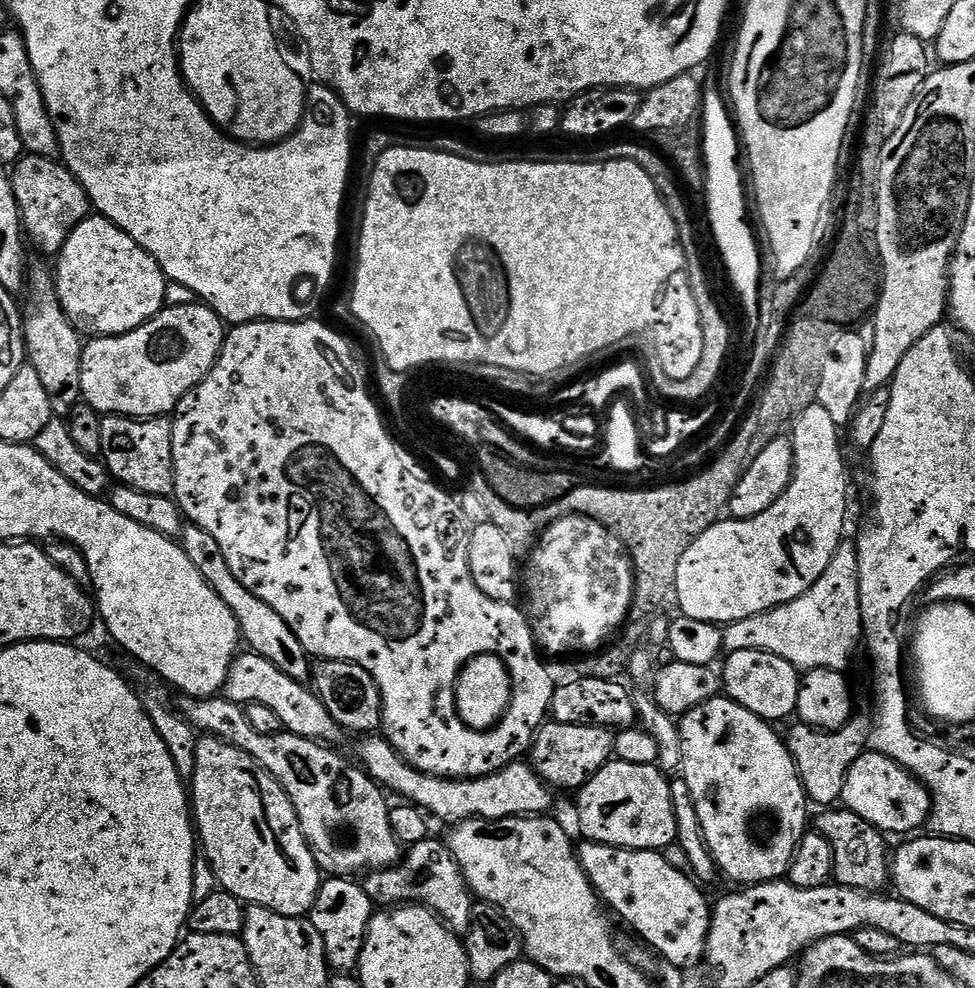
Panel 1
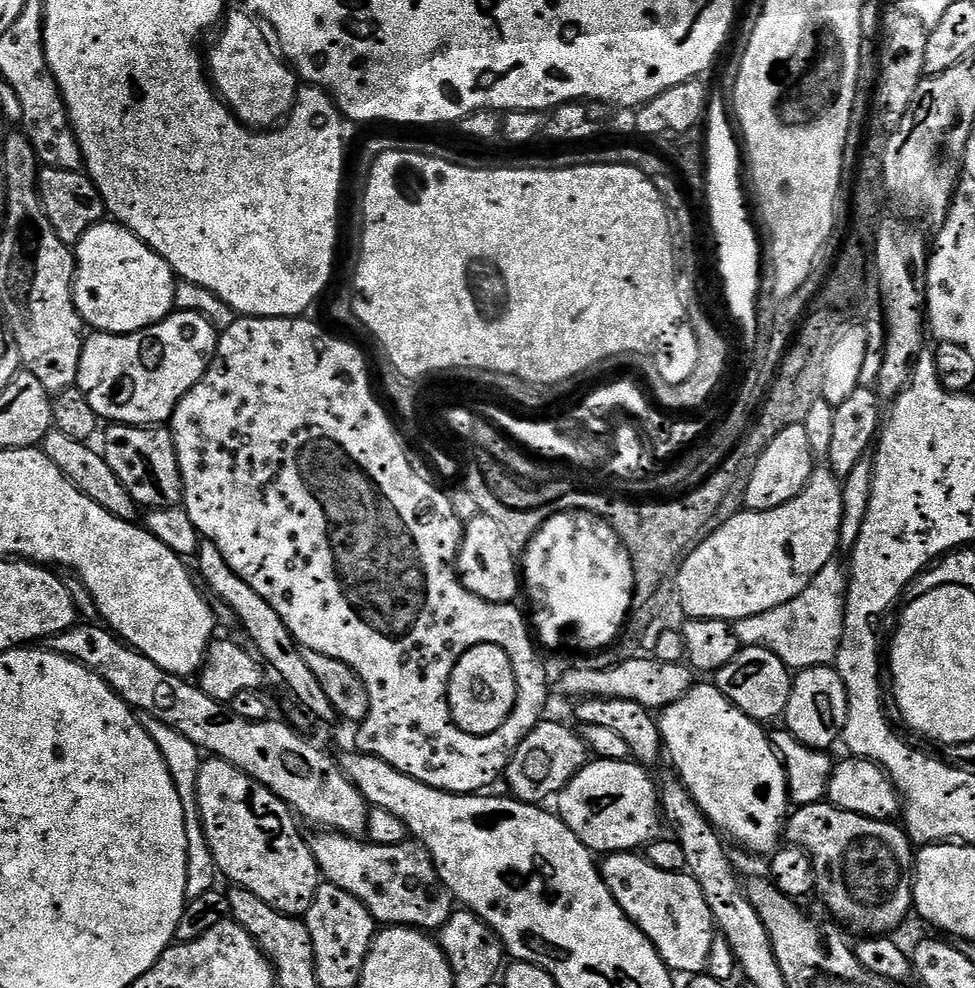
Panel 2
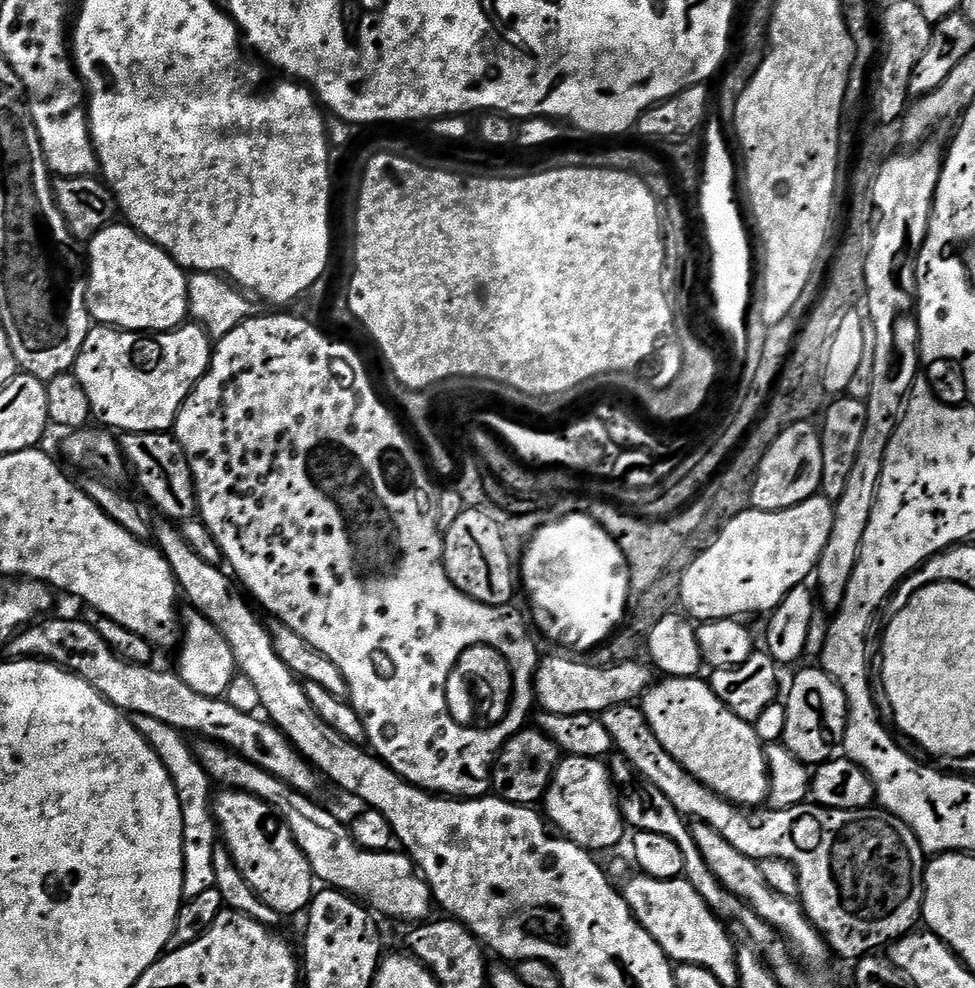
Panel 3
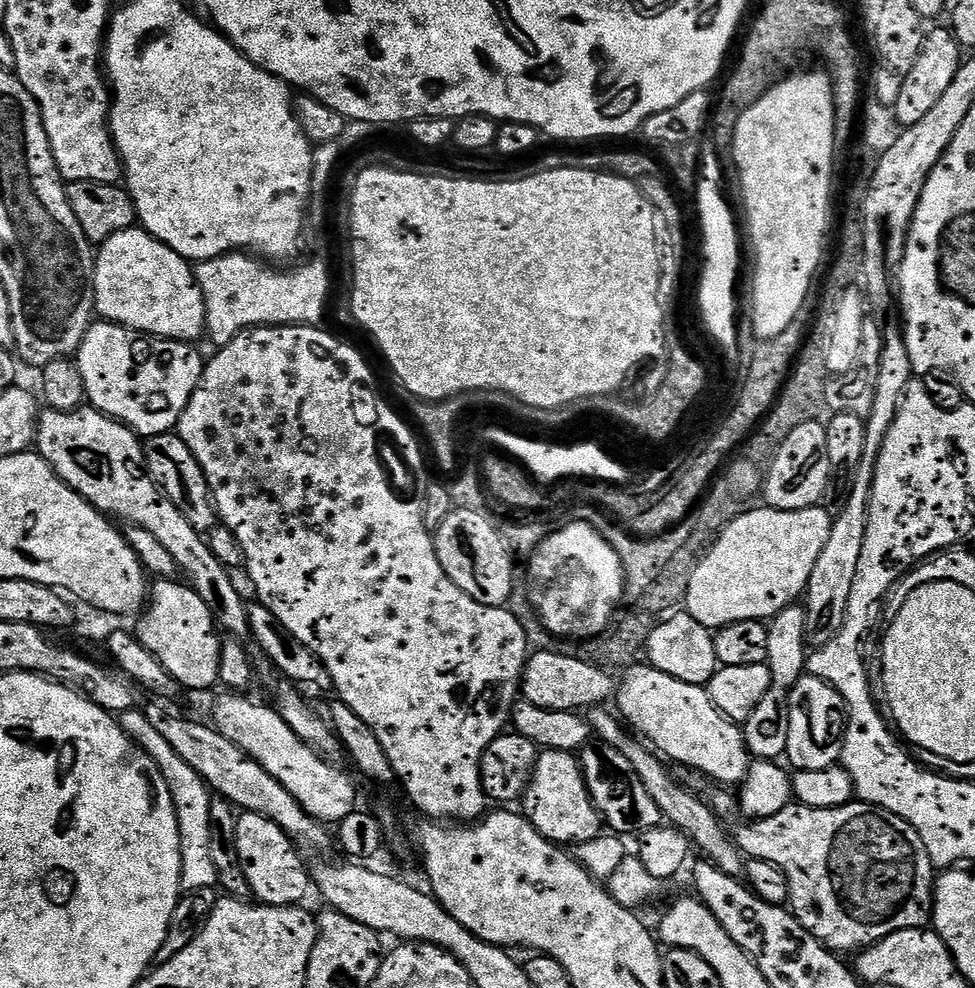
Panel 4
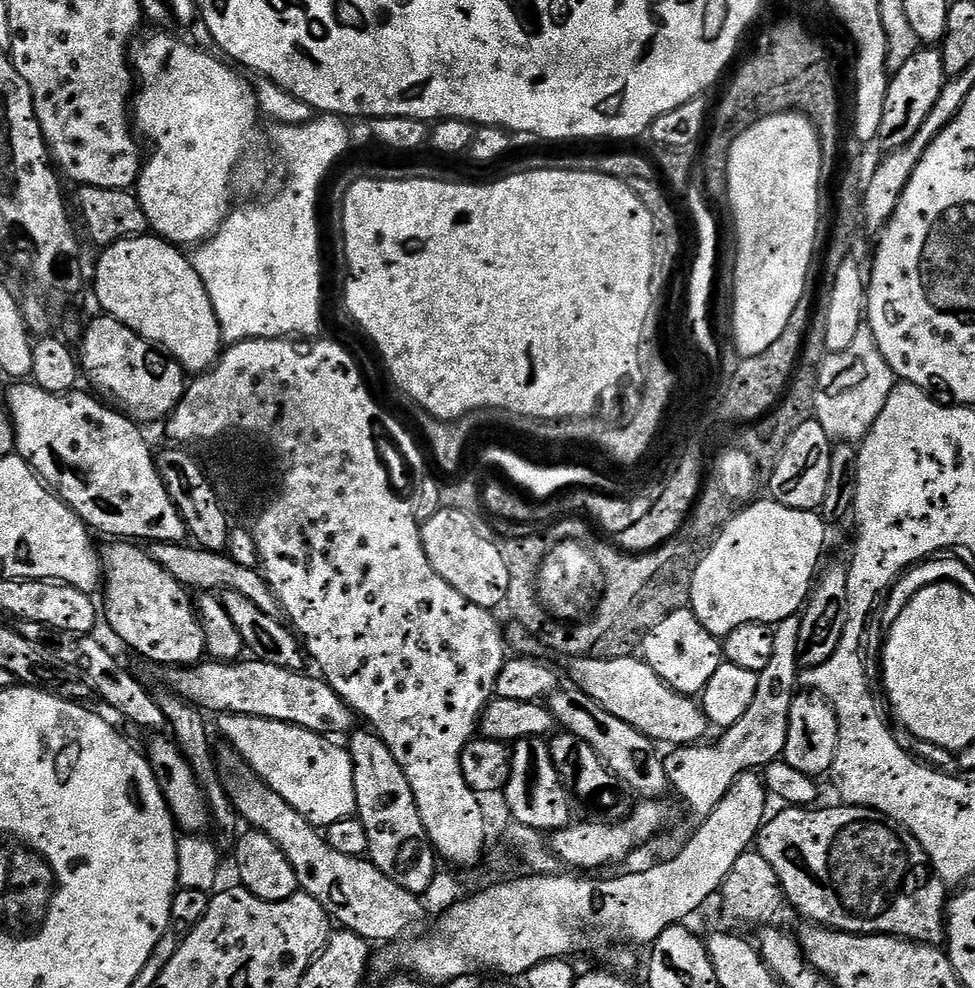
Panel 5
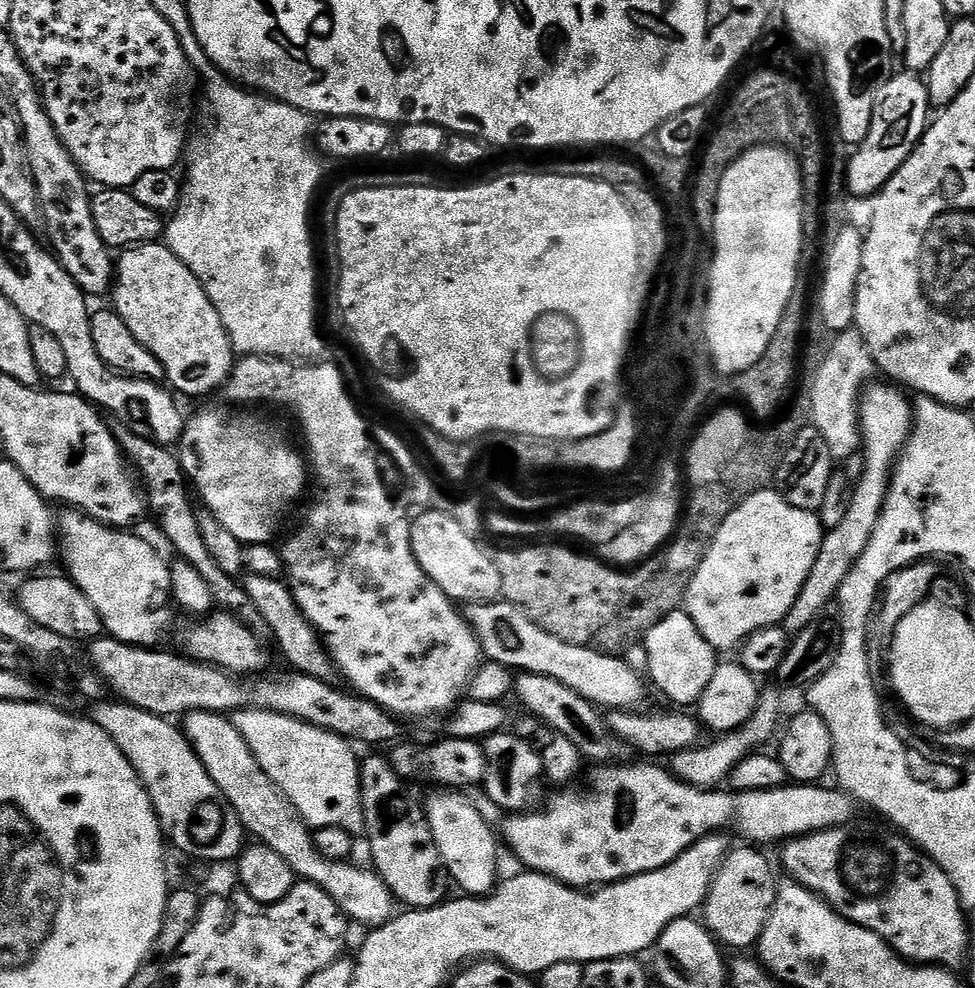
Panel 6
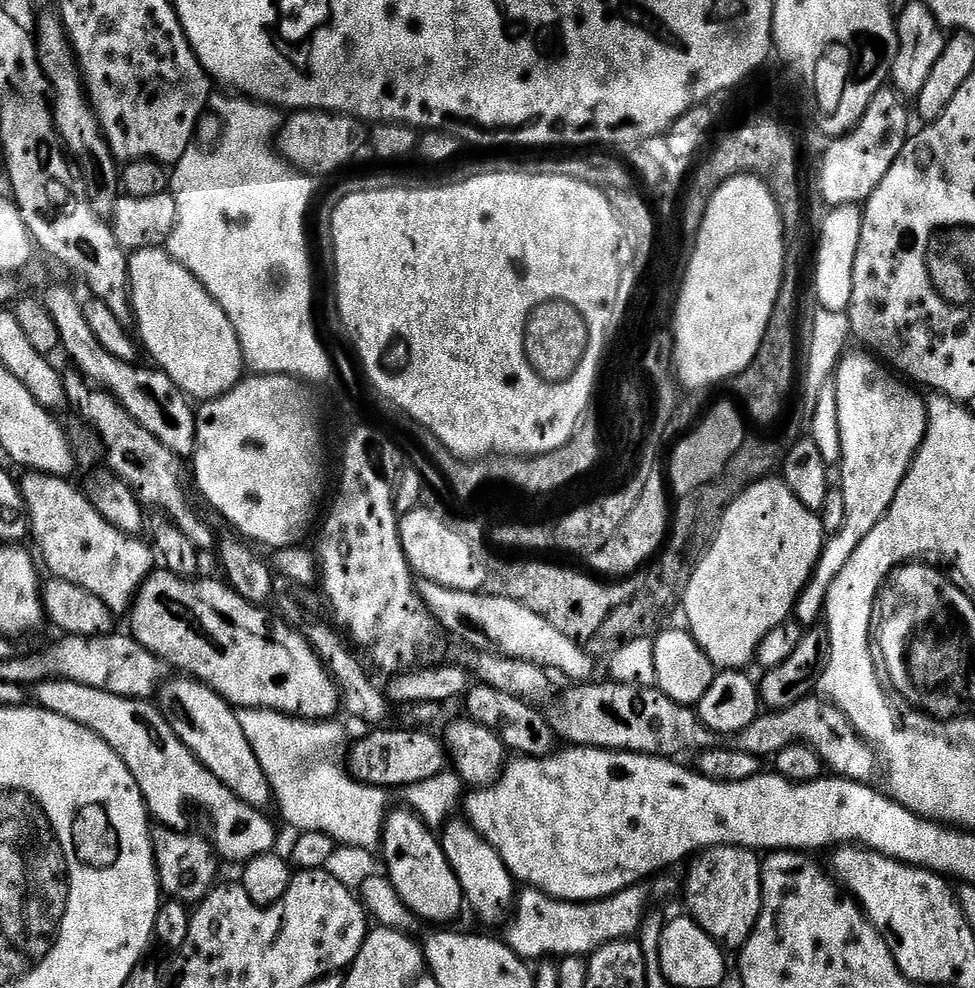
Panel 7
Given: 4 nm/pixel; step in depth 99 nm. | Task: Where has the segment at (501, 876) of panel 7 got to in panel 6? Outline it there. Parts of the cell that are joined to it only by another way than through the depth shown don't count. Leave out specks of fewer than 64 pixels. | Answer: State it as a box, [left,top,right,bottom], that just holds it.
[426,790,500,896]

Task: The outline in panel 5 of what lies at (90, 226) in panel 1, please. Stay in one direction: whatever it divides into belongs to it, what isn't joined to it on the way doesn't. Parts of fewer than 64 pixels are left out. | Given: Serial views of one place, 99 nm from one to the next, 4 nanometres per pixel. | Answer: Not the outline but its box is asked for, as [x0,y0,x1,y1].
[96,234,222,374]

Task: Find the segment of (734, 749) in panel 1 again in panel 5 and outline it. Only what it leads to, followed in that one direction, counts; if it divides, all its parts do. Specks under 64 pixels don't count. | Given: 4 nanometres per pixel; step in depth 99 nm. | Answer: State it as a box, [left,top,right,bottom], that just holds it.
[567,655,710,746]

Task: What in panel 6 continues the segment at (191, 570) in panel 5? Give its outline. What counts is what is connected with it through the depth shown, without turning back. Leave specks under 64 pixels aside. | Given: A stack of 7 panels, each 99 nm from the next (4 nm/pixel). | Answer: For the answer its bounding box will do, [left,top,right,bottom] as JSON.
[242,574,338,684]

